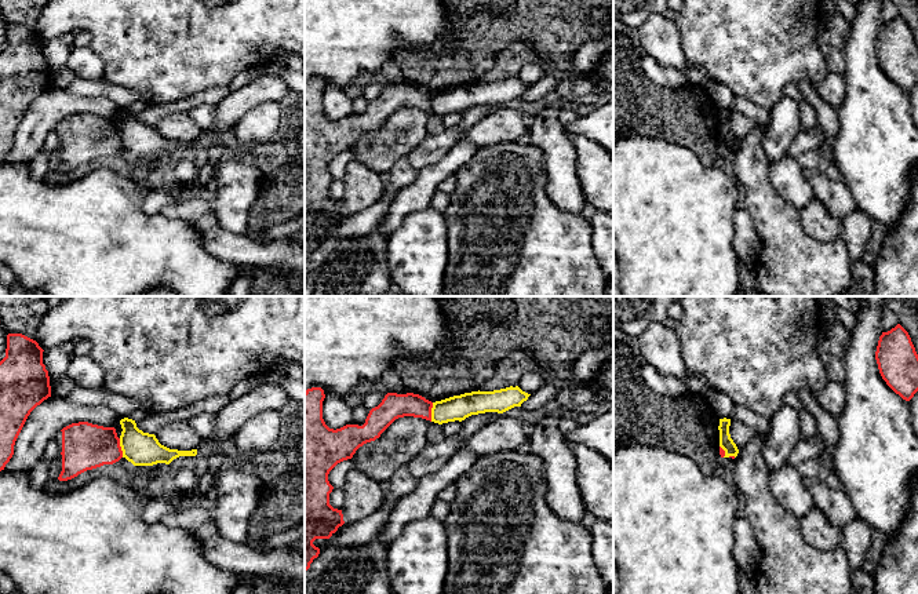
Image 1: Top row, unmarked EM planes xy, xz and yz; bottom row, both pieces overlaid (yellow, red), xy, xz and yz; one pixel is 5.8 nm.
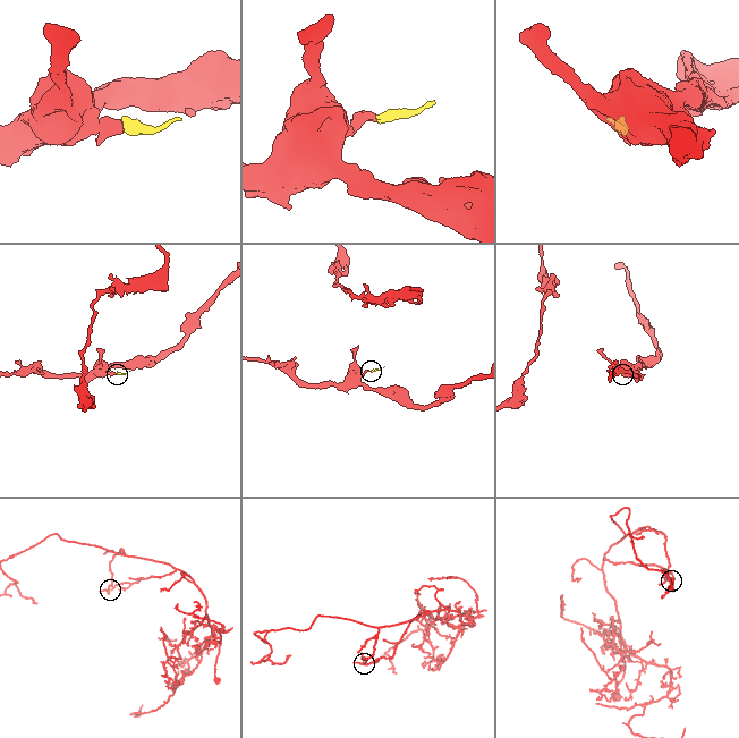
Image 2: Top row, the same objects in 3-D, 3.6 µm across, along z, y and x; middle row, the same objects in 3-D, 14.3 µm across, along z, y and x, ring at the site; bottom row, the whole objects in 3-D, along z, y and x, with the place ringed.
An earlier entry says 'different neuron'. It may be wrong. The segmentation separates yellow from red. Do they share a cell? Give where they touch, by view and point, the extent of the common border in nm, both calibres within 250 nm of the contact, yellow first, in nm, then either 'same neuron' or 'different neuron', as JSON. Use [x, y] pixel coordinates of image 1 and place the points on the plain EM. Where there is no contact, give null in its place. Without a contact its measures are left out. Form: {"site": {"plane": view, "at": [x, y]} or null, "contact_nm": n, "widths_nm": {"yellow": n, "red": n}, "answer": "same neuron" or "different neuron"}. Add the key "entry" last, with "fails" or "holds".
{"site": {"plane": "xy", "at": [121, 139]}, "contact_nm": 110, "widths_nm": {"yellow": 200, "red": 280}, "answer": "different neuron", "entry": "holds"}

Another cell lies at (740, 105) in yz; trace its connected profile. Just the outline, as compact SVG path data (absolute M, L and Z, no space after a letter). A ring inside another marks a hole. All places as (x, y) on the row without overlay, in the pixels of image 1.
M736 96L736 99L732 102L731 112L742 113L754 121L757 121L761 127L765 127L769 120L769 112L762 109L759 105L746 99Z

